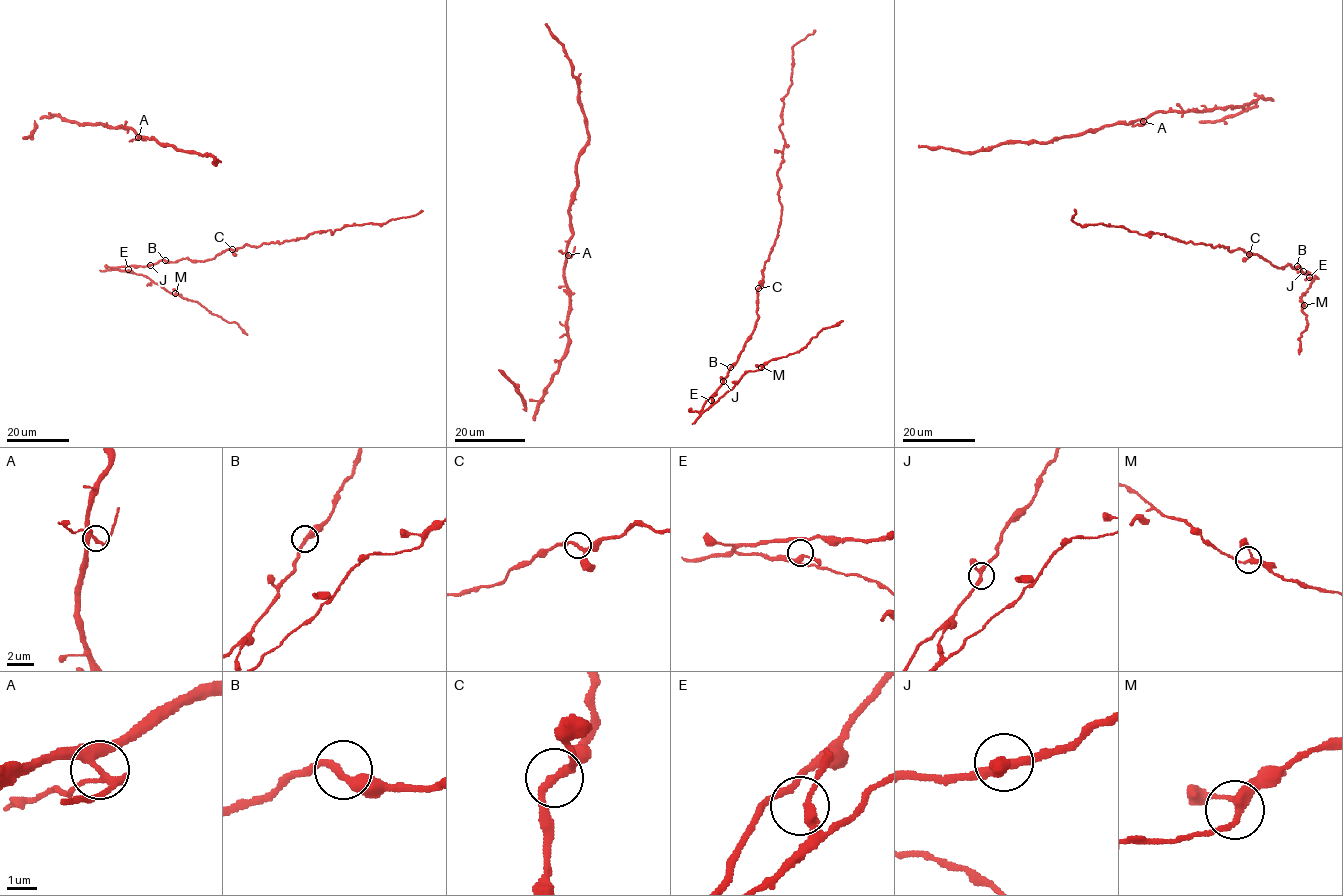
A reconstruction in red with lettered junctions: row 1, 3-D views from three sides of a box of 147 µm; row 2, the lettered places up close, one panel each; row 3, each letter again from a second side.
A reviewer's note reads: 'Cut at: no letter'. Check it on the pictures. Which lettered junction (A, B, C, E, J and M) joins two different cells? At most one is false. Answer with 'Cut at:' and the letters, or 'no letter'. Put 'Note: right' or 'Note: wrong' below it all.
Cut at: A
Note: wrong

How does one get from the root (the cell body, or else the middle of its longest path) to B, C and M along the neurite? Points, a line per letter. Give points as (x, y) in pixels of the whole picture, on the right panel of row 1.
B: (1306, 271), (1313, 274), (1303, 273), (1297, 266)
C: (1306, 271), (1313, 274), (1303, 273), (1299, 266), (1292, 268), (1290, 264), (1276, 267), (1257, 254), (1249, 254)
M: (1306, 271), (1315, 276), (1301, 297), (1304, 305)

